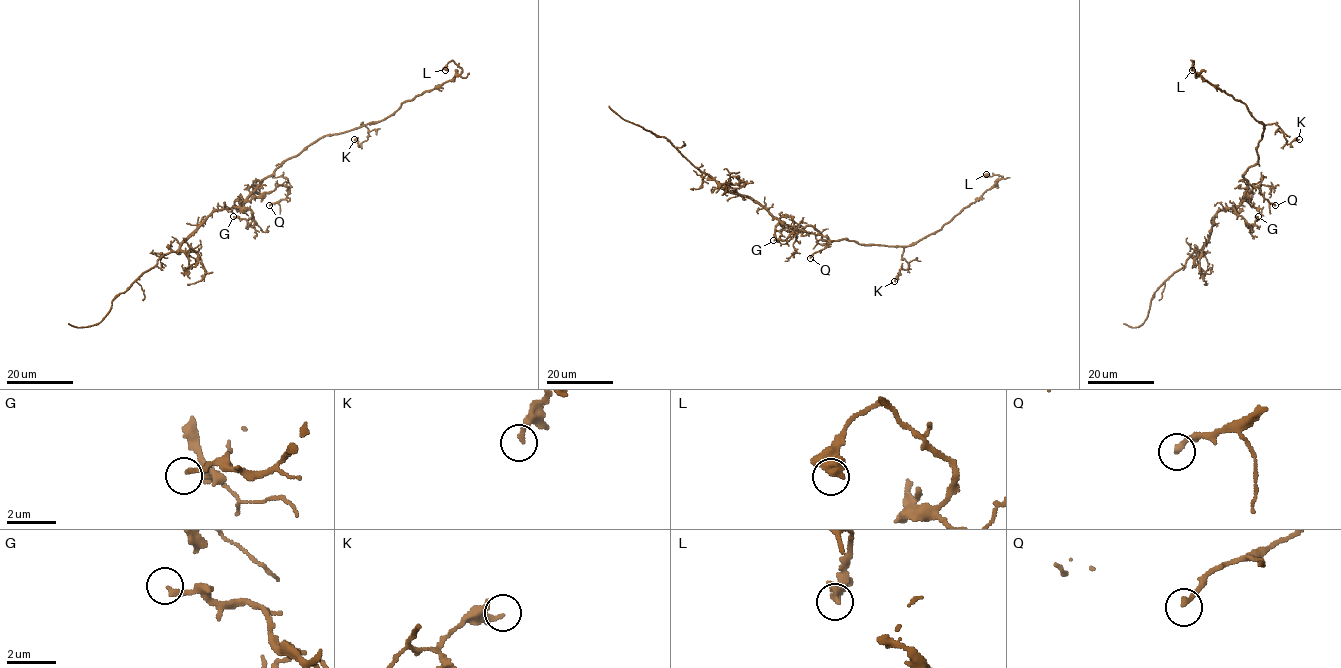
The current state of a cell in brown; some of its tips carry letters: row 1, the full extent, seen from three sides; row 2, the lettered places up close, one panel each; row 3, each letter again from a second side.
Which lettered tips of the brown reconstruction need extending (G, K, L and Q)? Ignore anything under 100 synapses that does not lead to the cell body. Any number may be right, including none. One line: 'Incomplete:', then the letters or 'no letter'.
Incomplete: no letter

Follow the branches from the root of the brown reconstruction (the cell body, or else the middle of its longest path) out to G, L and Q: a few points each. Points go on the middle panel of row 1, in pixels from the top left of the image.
G: (804, 228), (792, 230), (780, 220), (782, 216), (790, 216), (795, 229), (785, 240), (773, 240)
L: (804, 228), (811, 225), (827, 240), (847, 239), (865, 245), (910, 246), (938, 230), (1002, 177), (986, 174)
Q: (804, 228), (793, 230), (821, 235), (829, 242), (810, 258)

